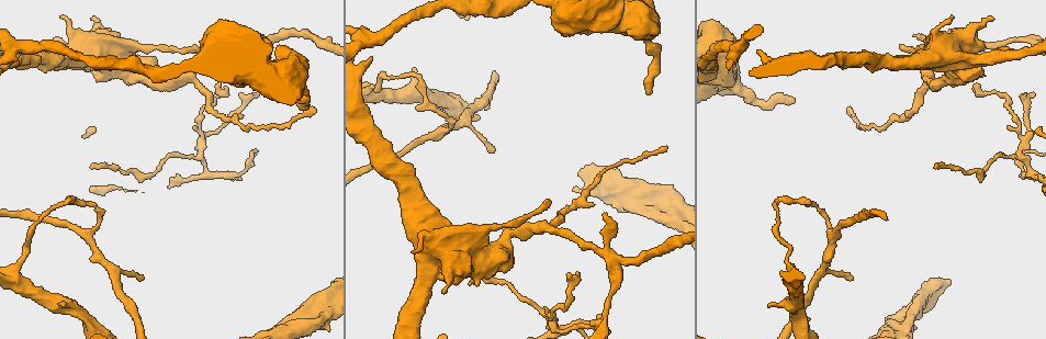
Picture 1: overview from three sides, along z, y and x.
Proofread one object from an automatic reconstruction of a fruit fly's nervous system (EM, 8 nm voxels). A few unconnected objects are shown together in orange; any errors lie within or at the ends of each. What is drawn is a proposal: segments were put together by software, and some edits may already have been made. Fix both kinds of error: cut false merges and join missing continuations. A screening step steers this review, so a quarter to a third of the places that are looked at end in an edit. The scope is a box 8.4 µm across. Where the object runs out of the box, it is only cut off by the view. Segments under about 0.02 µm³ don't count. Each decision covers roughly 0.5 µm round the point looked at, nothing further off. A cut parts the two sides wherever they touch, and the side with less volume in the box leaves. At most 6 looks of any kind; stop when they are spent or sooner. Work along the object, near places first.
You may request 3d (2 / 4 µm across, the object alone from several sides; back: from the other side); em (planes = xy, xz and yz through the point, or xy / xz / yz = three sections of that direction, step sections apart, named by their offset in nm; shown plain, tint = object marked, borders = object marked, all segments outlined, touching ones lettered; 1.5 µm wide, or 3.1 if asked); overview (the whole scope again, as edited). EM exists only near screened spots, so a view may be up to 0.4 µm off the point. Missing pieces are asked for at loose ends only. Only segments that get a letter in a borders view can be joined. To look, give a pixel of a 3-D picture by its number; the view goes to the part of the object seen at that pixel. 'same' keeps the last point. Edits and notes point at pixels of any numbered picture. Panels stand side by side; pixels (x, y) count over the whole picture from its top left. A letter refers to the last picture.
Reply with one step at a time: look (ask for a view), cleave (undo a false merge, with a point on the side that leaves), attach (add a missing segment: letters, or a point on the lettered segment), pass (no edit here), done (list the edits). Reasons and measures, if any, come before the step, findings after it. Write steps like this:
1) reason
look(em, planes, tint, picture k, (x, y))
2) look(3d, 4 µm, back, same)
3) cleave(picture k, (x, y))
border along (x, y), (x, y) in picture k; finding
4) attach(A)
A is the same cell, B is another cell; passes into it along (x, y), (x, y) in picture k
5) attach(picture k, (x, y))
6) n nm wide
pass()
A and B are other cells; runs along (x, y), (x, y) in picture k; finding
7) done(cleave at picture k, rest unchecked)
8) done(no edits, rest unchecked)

abrupt turn
look(3d, 2 µm, picture 1, (775, 203))

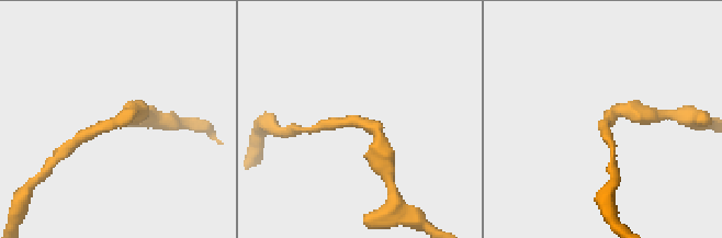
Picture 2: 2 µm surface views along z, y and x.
look(em, xz, step 8, borders, picture 2, (358, 121))

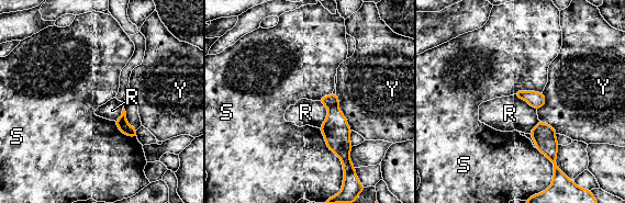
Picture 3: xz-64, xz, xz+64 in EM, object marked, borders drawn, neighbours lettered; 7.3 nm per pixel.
60 nm wide
cleave(picture 3, (335, 128))
R, S and Y are other cells; border along (337, 105), (332, 105), (328, 109) in picture 3; a second cell is stuck on

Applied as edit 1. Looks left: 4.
look(em, planes, tint, picture 1, (757, 50))

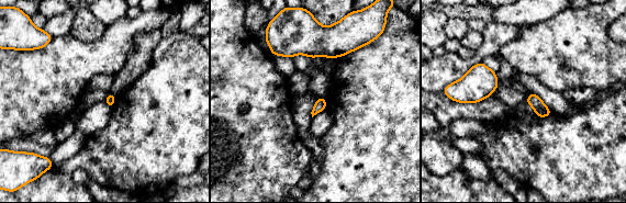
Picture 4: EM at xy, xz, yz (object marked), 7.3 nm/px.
look(em, planes, borders, same)

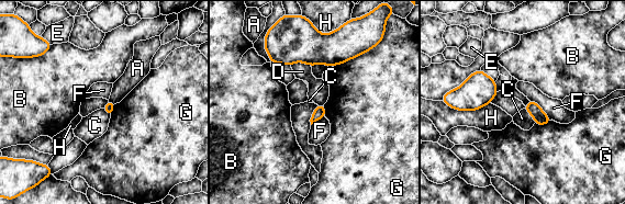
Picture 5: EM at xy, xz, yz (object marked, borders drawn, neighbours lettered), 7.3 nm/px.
pass()
A, B, C, D, E, F, G and H are other cells; border along (310, 65), (294, 63), (291, 66) in picture 5; no lettered segment goes on from it

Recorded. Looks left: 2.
three-way junction
look(em, planes, tint, picture 1, (614, 262))

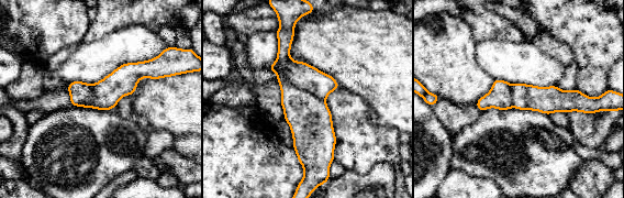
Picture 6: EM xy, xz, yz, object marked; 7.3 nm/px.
look(em, planes, borders, same)

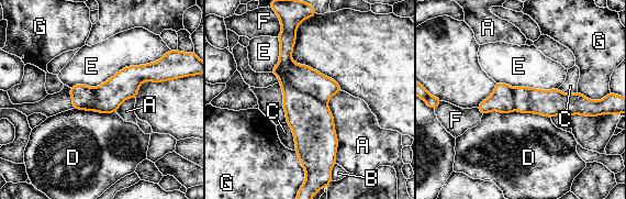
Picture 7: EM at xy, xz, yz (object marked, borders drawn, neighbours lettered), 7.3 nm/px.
cleave(picture 7, (310, 119))
A, B, C, D, E, F and G are other cells; the part that leaves runs along (293, 36), (283, 83), (315, 166) in picture 7; a second cell is stuck on

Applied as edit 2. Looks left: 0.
done(cleave at picture 3, cleave at picture 7, rest unchecked)

